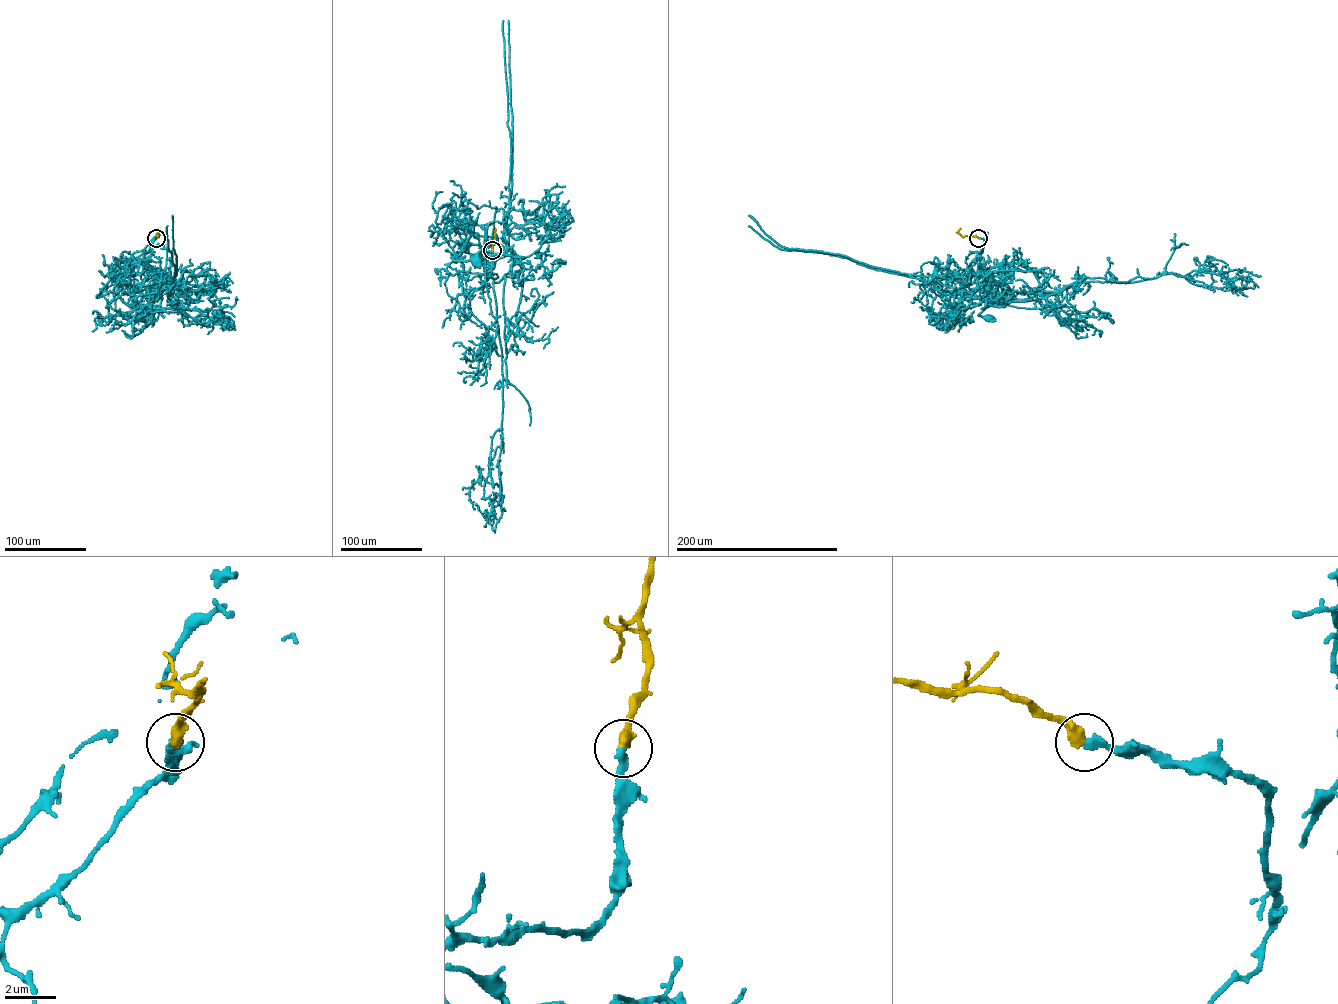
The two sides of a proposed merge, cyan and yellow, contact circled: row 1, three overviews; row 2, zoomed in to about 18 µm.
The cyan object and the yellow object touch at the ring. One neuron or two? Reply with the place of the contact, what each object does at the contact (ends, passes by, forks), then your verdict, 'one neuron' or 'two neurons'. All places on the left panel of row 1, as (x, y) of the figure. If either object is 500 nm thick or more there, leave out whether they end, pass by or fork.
place (156, 238); cyan ends; yellow ends; one neuron

